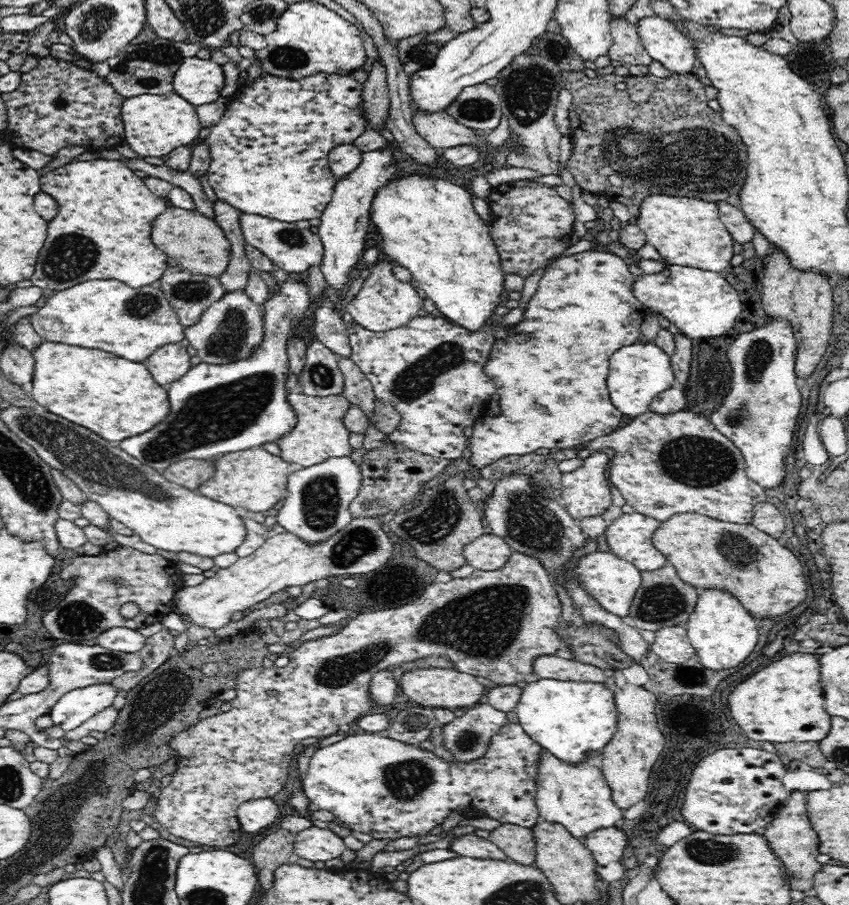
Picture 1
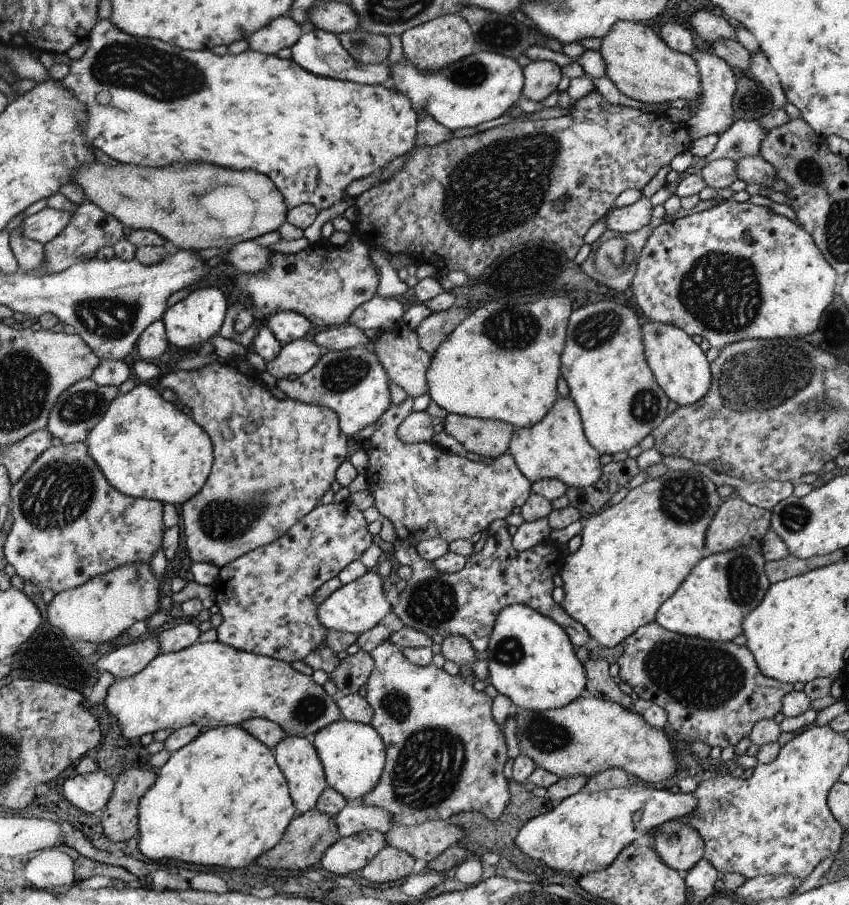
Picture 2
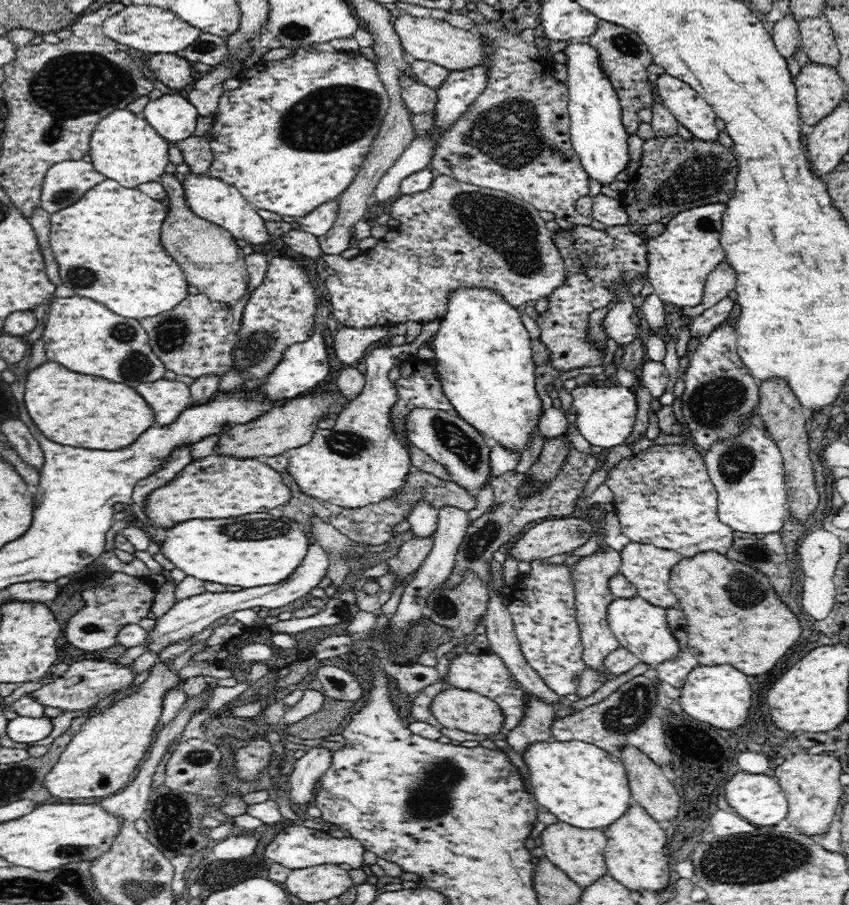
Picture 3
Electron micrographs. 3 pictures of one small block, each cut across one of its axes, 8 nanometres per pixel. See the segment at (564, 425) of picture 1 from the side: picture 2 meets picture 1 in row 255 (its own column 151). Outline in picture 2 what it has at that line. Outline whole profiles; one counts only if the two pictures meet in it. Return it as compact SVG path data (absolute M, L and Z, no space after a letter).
M124 564L76 588L62 590L48 604L48 620L73 642L104 644L116 640L138 621L148 620L160 611L160 582L151 564Z

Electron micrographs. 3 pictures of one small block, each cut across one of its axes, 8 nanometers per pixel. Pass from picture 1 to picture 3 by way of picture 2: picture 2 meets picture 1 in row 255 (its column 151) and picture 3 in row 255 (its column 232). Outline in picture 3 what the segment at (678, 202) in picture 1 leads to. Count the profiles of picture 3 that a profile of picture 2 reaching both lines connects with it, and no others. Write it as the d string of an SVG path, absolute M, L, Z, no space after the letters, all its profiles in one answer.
M712 203L680 212L665 224L664 234L646 238L647 280L664 304L678 308L698 306L704 296L704 284L710 272L725 260L720 244L722 216L726 203Z

